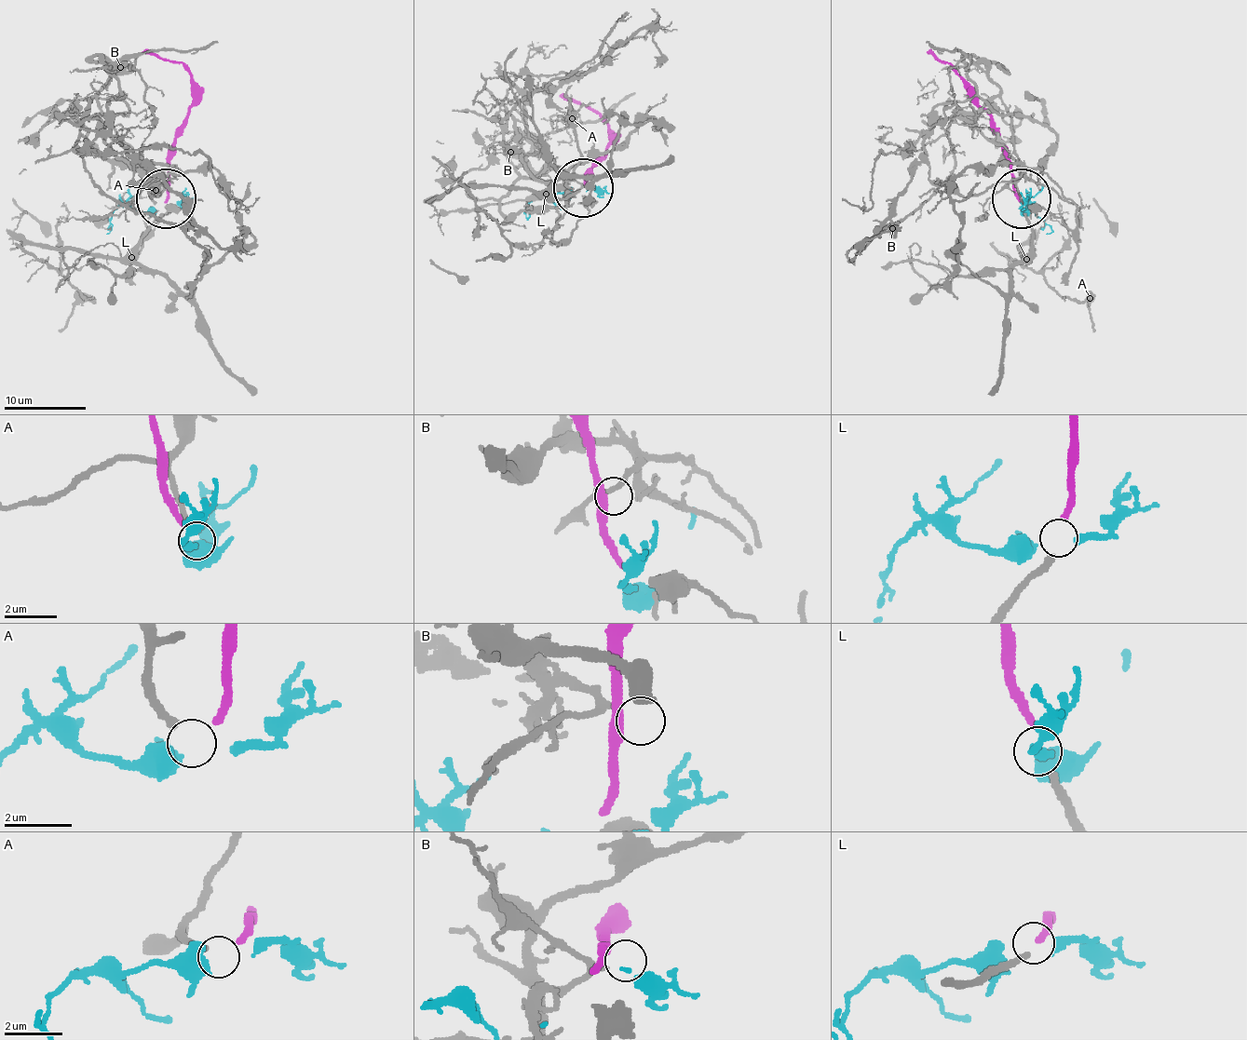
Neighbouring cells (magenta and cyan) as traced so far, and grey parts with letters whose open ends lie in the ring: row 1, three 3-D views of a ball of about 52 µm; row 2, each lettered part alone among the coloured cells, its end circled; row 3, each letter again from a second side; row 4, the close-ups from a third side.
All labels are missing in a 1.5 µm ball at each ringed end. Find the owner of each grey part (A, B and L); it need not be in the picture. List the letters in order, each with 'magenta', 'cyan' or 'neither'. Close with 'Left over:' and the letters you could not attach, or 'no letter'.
A: neither
B: neither
L: magenta
Left over: A, B

